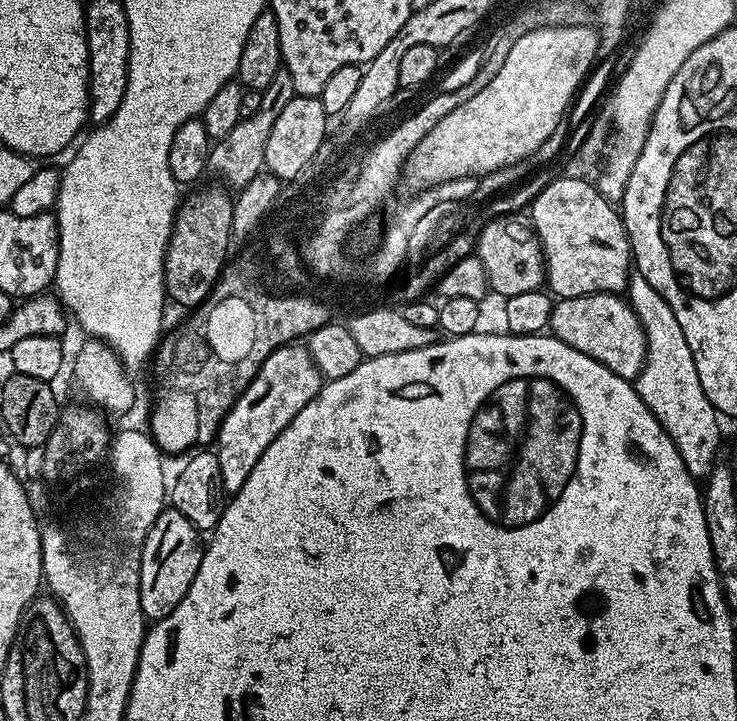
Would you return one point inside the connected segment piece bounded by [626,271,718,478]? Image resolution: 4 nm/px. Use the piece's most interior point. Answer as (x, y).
(668, 382)

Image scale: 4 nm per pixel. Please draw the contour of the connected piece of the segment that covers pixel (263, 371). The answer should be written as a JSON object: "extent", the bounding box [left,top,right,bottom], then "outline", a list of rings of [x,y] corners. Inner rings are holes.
{"extent":[214,342,322,493],"outline":[[[293,342],[274,350],[258,370],[258,374],[246,386],[246,390],[234,402],[220,424],[214,441],[214,451],[218,458],[218,470],[222,470],[222,486],[225,493],[242,490],[242,482],[250,478],[250,470],[258,463],[258,458],[290,426],[290,422],[318,395],[322,387],[322,377],[314,358],[303,343]]]}

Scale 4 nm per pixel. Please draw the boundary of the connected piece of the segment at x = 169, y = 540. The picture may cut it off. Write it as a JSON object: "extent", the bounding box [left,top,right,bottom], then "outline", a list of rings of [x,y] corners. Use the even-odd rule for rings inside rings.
{"extent":[140,507,203,621],"outline":[[[165,507],[140,547],[140,597],[145,621],[166,618],[166,614],[186,598],[186,590],[190,590],[190,582],[194,582],[194,574],[198,574],[203,553],[201,533],[189,520],[182,518],[176,508]]]}

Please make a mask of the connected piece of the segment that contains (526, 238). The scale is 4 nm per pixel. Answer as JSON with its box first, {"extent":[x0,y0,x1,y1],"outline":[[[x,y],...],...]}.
{"extent":[475,215,546,298],"outline":[[[509,215],[509,216],[498,216],[492,219],[489,219],[487,222],[488,225],[483,225],[480,228],[480,236],[476,239],[476,250],[475,257],[479,260],[480,265],[484,268],[484,276],[488,280],[488,287],[491,289],[493,293],[497,292],[500,295],[500,298],[507,298],[513,296],[514,294],[526,294],[529,290],[541,290],[545,287],[546,284],[546,261],[544,258],[544,247],[540,245],[540,239],[538,238],[538,234],[536,233],[536,229],[533,228],[531,219],[524,218],[522,219],[519,215]]]}

